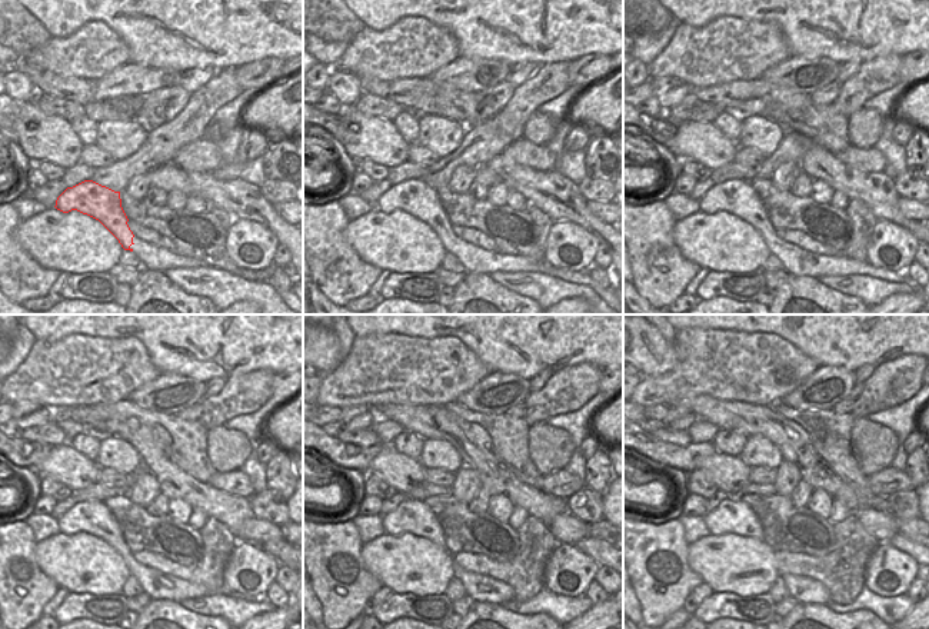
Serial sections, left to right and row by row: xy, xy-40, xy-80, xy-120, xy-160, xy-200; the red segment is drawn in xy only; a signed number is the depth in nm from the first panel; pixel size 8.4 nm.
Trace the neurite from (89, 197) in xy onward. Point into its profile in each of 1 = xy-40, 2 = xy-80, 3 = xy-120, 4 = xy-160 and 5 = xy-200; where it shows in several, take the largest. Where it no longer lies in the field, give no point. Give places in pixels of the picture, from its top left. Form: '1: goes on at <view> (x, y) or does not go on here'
1: goes on at xy-40 (416, 197)
2: goes on at xy-80 (738, 197)
3: goes on at xy-120 (90, 516)
4: goes on at xy-160 (413, 516)
5: goes on at xy-200 (732, 515)

